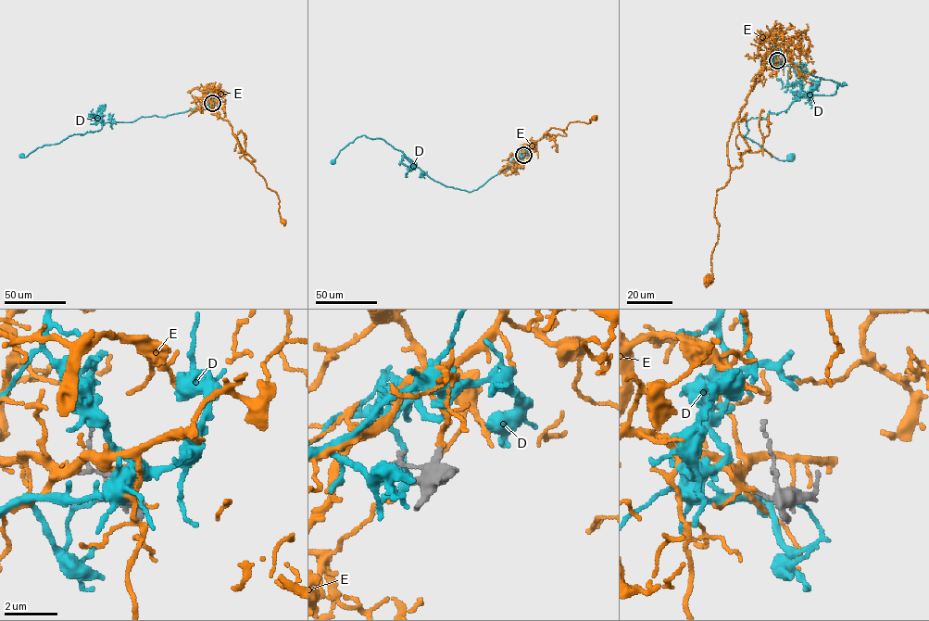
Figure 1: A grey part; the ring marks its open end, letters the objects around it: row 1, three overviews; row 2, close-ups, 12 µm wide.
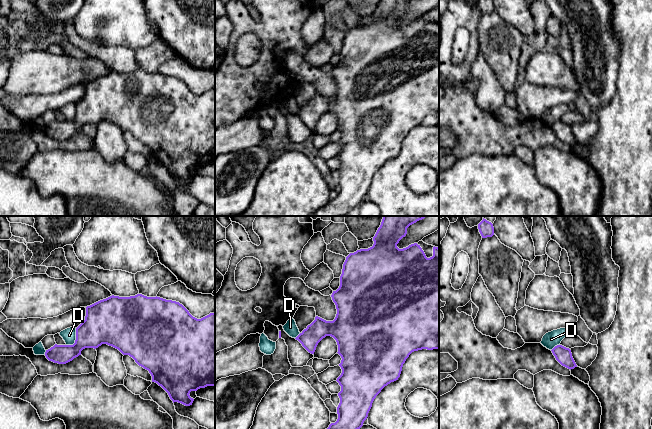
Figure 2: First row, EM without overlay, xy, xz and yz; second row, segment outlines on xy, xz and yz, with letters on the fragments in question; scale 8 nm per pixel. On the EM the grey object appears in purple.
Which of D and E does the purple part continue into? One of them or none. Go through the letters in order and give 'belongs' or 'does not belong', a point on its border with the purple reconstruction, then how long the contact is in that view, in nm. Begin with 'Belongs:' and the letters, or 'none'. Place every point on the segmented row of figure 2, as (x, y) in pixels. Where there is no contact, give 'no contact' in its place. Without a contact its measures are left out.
Belongs: E
D: does not belong | xy (76, 339) | 170 nm
E: belongs | no contact

